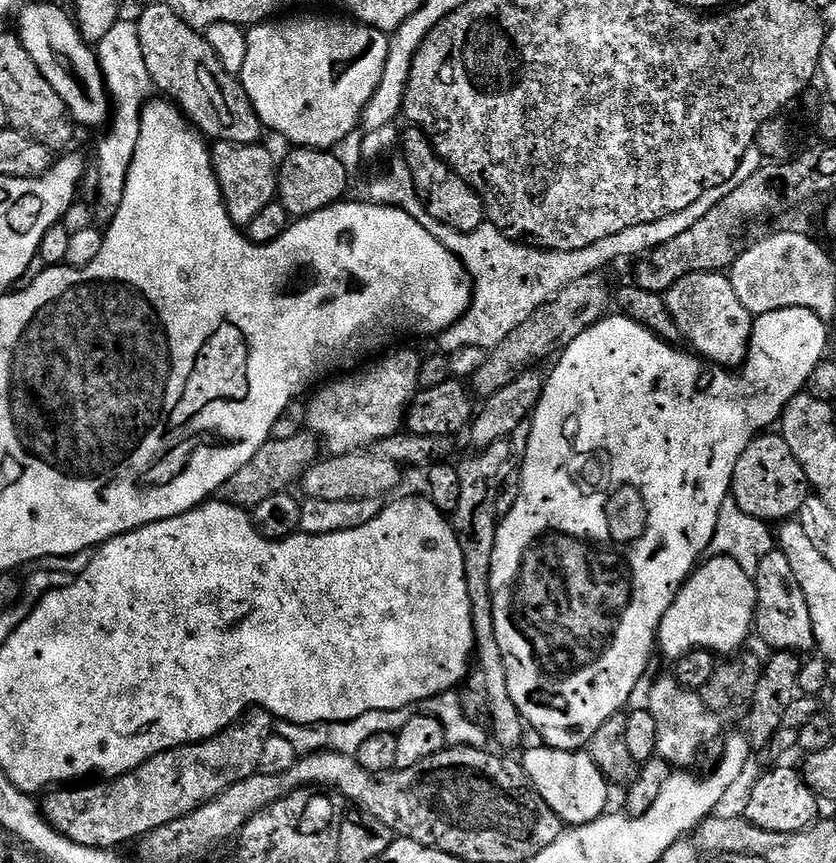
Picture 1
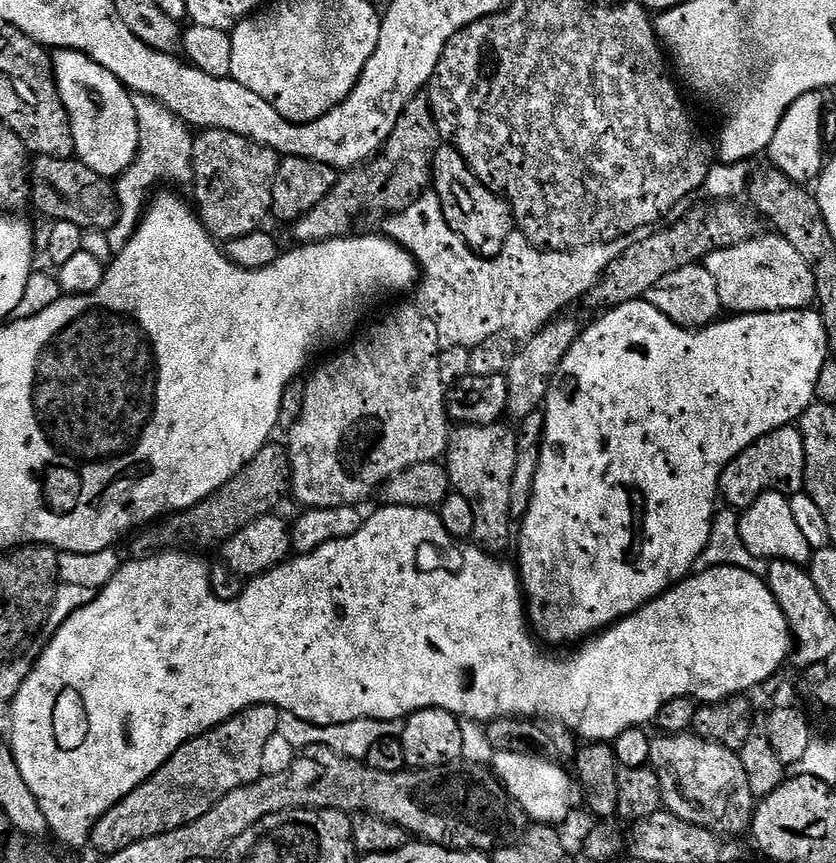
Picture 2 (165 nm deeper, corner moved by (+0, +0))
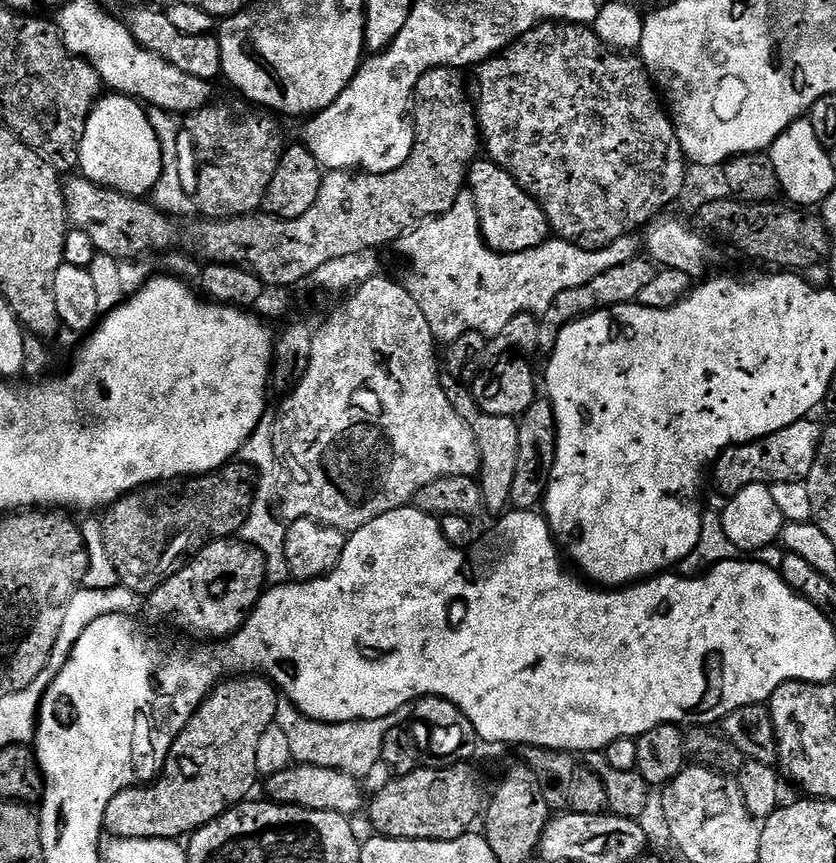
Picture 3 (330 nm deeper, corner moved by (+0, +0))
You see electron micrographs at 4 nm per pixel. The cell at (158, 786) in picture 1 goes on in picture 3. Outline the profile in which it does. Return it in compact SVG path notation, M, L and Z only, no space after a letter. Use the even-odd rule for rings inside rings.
M244 674L239 678L228 679L209 692L188 725L178 734L156 779L143 786L123 788L111 800L110 806L106 806L104 827L109 833L112 831L111 835L115 839L179 841L214 822L214 818L218 818L223 812L229 812L237 804L245 803L253 795L252 787L258 781L258 742L262 734L266 734L268 727L275 724L276 707L281 697L276 685L259 674Z

